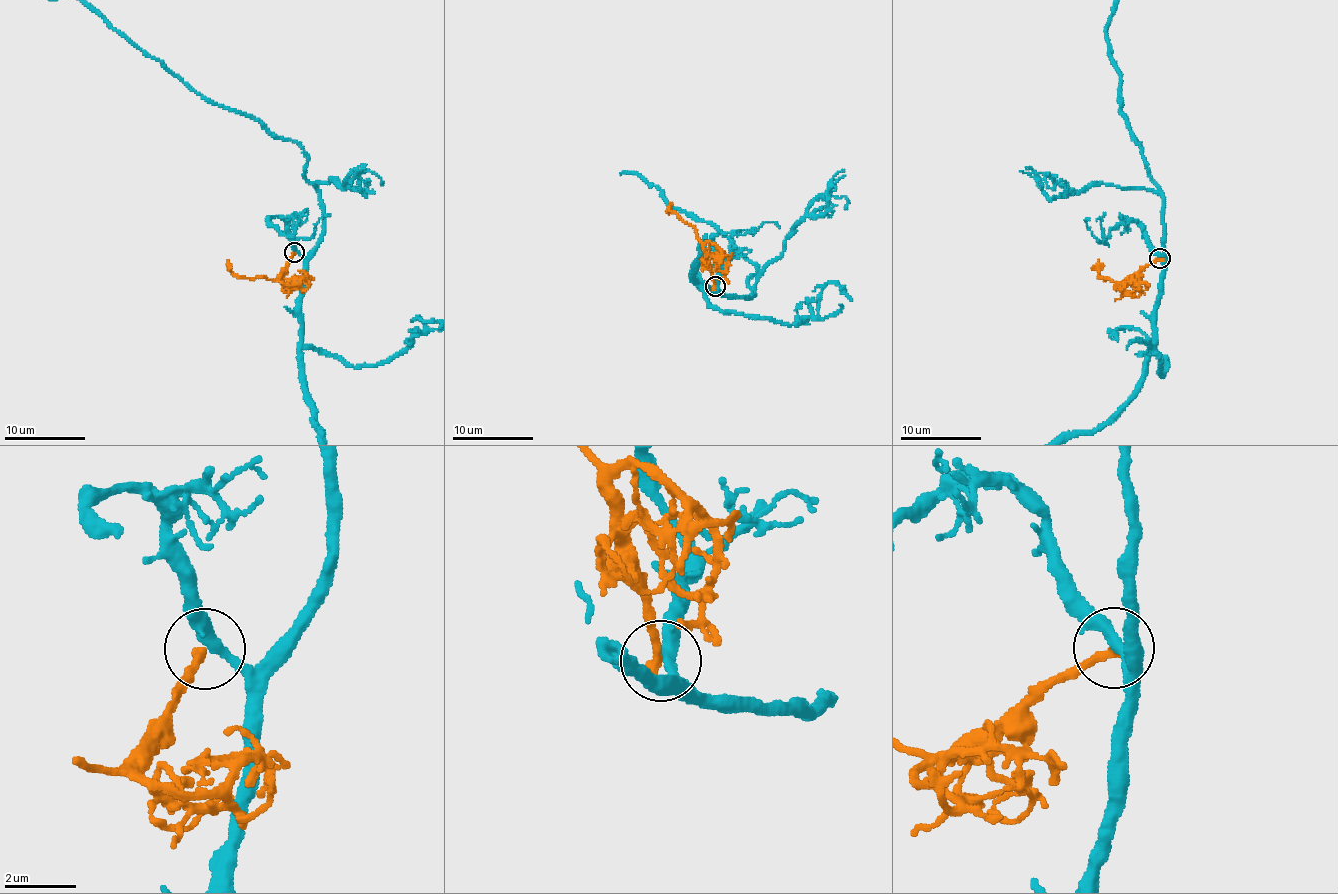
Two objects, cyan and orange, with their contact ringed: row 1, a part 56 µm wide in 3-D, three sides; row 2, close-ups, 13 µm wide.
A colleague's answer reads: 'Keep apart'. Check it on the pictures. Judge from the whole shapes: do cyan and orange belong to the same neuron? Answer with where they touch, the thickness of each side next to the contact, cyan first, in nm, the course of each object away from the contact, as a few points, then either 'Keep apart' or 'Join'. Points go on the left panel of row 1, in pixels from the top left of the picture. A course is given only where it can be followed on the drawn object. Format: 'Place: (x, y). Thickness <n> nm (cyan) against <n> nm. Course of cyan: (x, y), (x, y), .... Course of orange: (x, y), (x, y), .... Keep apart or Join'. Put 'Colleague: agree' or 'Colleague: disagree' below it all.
Place: (294, 252). Thickness 320 nm (cyan) against 280 nm. Course of cyan: (294, 251), (305, 257), (322, 232), (306, 152), (208, 102). Course of orange: (294, 253), (282, 275), (274, 279), (242, 278), (235, 274), (227, 260). Keep apart
Colleague: agree

